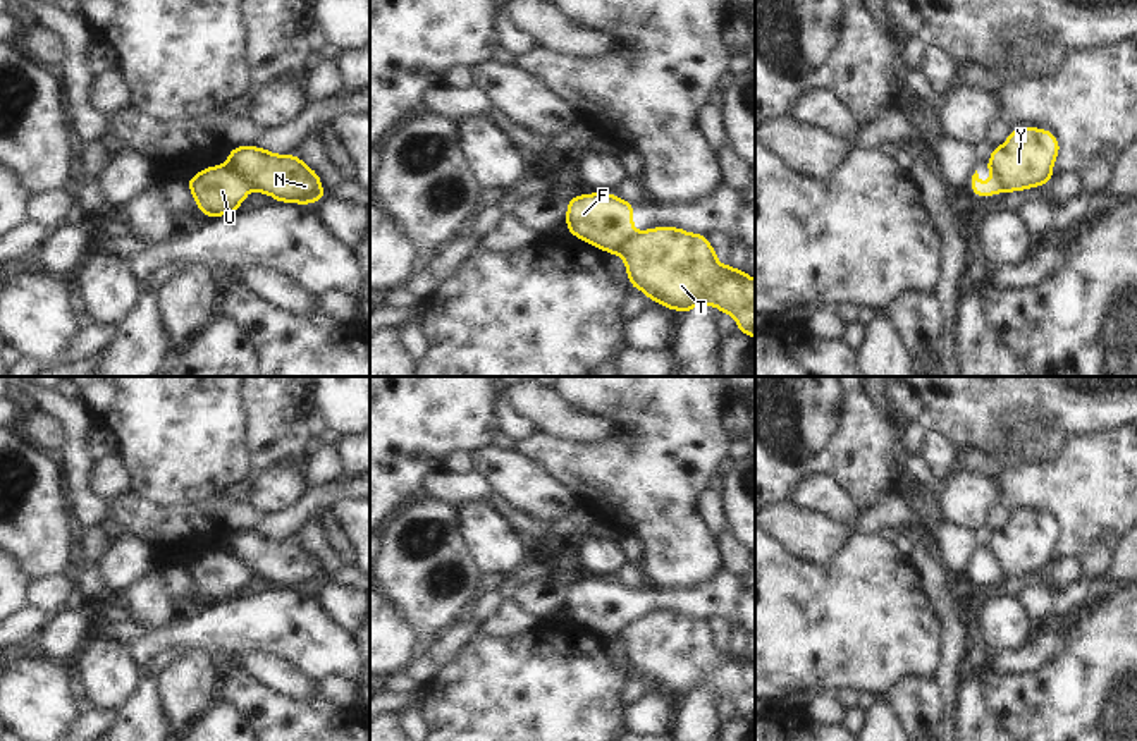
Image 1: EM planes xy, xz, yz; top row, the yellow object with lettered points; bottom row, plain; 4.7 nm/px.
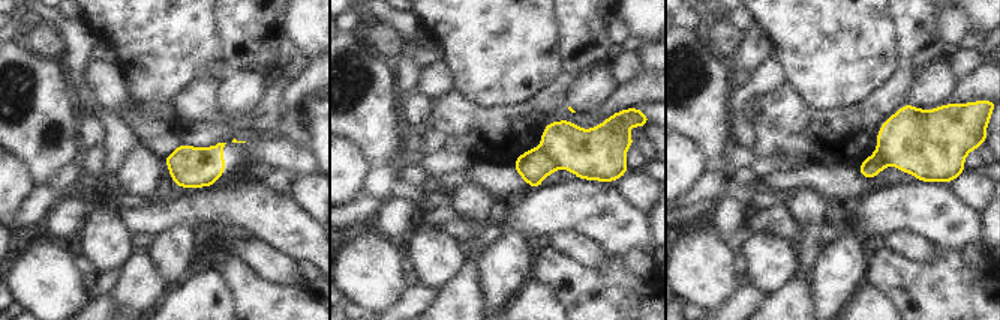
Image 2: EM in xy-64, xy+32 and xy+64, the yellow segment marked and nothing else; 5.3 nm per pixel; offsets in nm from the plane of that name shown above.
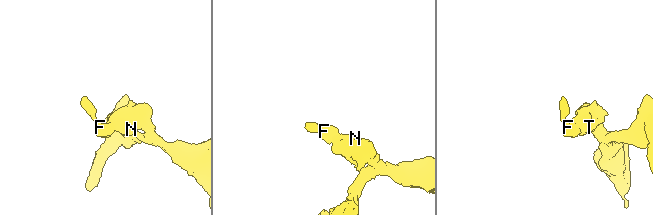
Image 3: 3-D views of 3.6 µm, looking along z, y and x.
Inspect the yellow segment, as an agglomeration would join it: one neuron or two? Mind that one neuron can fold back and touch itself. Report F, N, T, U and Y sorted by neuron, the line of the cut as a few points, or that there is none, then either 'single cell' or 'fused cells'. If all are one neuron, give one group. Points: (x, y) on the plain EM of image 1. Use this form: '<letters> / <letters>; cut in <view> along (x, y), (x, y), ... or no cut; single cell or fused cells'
F U / N T Y; cut in xy along (224, 549), (238, 554), (250, 575); fused cells

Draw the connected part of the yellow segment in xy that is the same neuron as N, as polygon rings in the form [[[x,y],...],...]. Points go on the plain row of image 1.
[[[260,531],[230,533],[227,552],[241,555],[249,576],[272,581],[279,588],[308,591],[325,583],[322,564],[296,540],[279,540]]]

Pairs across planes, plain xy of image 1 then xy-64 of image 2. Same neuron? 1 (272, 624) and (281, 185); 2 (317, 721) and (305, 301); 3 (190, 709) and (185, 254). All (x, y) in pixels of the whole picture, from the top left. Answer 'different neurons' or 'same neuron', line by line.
1: different neurons
2: same neuron
3: same neuron

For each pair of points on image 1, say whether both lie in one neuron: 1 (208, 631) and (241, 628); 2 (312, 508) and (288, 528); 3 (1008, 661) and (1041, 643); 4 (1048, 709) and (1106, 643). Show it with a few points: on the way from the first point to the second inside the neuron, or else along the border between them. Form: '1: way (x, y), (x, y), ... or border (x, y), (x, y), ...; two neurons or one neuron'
1: way (217, 628), (233, 628); one neuron
2: way (307, 509), (293, 523); one neuron
3: way (1017, 661), (1024, 661), (1032, 652); one neuron
4: way (1063, 693), (1098, 659); one neuron

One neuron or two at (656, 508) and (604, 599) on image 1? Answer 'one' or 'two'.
two

